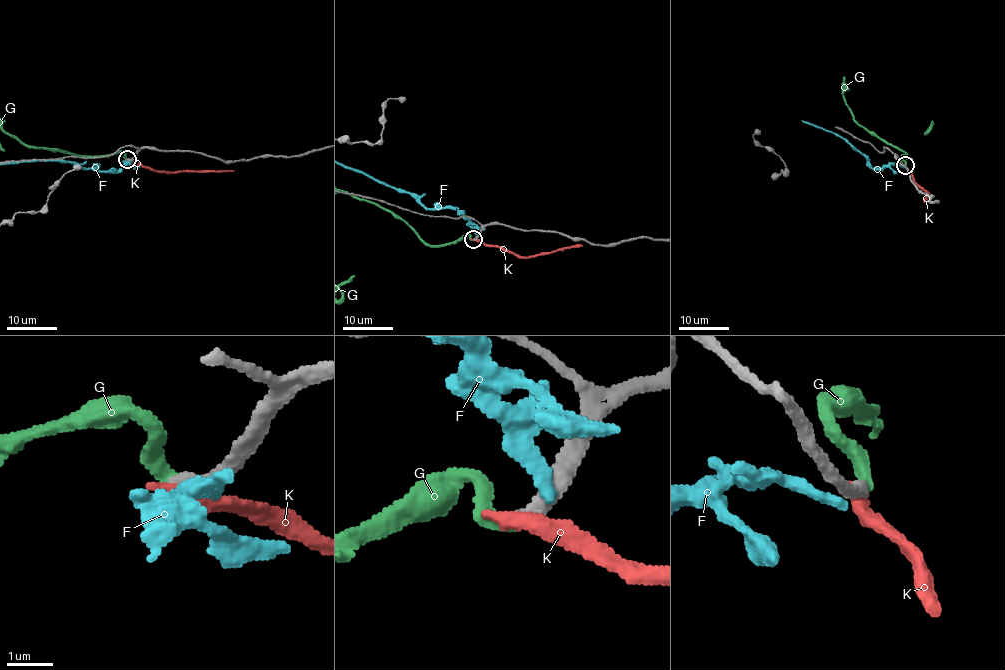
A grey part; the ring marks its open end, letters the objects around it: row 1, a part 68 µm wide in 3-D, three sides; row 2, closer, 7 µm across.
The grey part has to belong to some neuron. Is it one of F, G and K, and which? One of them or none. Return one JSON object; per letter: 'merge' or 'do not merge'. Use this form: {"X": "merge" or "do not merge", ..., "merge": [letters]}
{"F": "do not merge", "G": "merge", "K": "do not merge", "merge": ["G"]}

